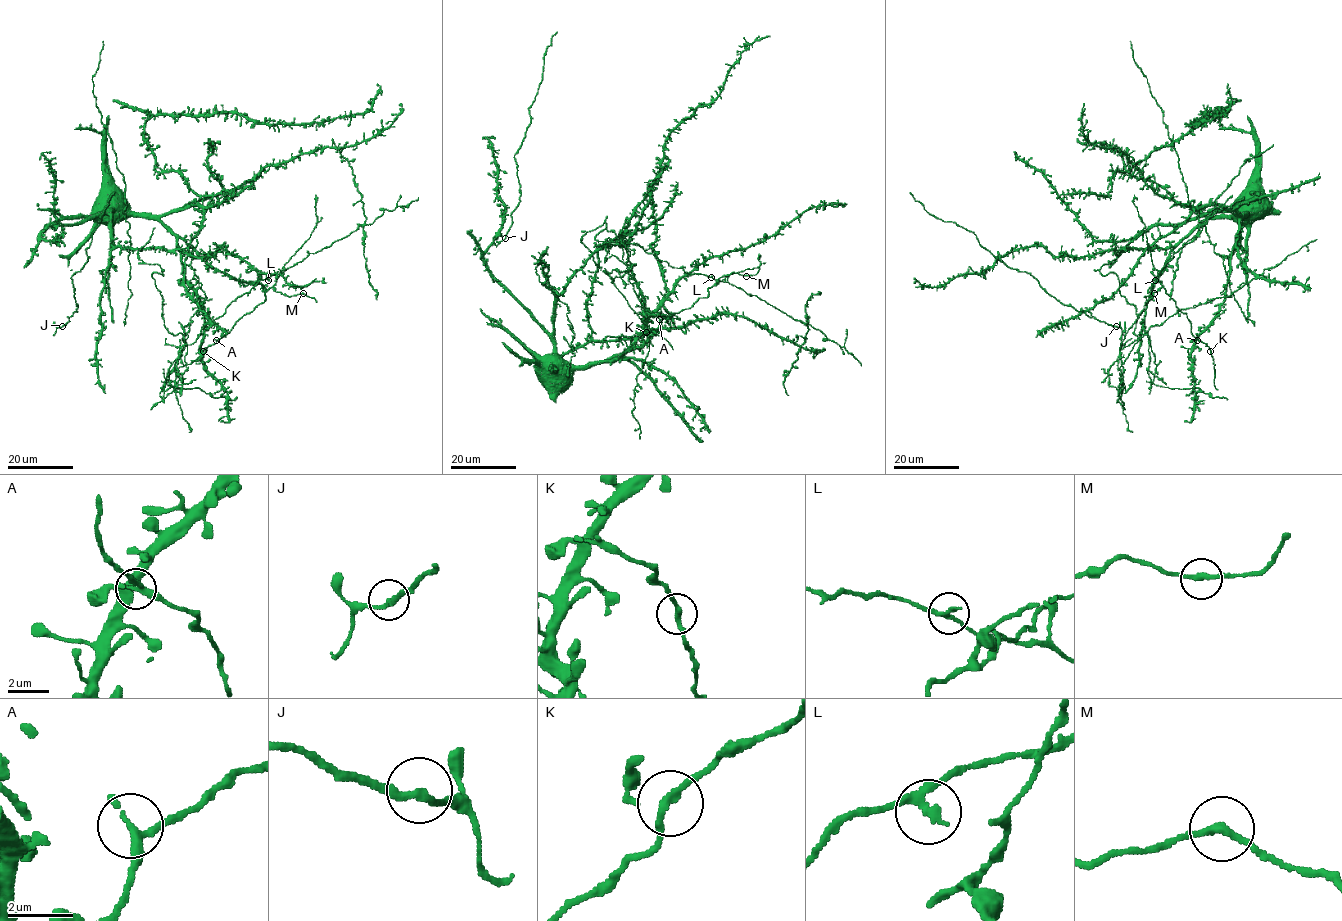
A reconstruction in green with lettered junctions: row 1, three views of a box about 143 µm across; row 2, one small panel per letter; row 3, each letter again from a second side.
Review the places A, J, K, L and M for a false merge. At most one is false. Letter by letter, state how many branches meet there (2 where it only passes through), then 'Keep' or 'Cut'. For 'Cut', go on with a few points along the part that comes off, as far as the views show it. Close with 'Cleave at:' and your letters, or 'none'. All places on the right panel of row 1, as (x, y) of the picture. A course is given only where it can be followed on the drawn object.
A: Branches: 2. Keep
J: Branches: 2. Keep
K: Branches: 2. Keep
L: Branches: 2. Cut. Course of the part to remove: (1154, 280), (1119, 347), (1123, 376), (1119, 368), (1150, 327), (1181, 309), (1229, 296), (1317, 239)
M: Branches: 2. Keep
Cleave at: L

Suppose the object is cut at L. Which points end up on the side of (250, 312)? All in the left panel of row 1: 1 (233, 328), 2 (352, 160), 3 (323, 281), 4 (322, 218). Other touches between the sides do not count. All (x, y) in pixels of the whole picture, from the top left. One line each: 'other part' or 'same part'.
1: same part
2: other part
3: same part
4: same part

